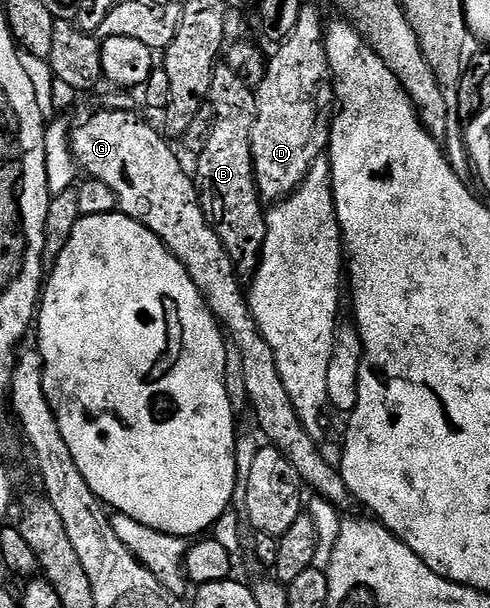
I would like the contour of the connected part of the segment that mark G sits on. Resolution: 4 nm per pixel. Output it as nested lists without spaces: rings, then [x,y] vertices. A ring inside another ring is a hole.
[[[106,107],[100,111],[85,117],[79,125],[75,124],[70,129],[71,152],[75,156],[75,163],[84,173],[87,171],[86,175],[90,179],[105,182],[117,194],[118,211],[141,222],[149,231],[157,234],[157,238],[162,240],[163,245],[182,262],[189,278],[193,278],[193,282],[202,292],[215,319],[225,327],[230,341],[241,350],[241,358],[245,361],[245,390],[251,401],[253,412],[255,408],[255,418],[259,422],[258,431],[264,437],[267,435],[266,439],[291,460],[293,466],[297,468],[303,480],[310,487],[312,484],[315,490],[326,497],[336,508],[346,509],[346,504],[352,503],[353,497],[343,481],[343,473],[336,465],[334,468],[319,453],[319,448],[315,445],[316,441],[307,433],[307,427],[301,422],[293,406],[293,398],[289,390],[285,390],[285,382],[281,382],[281,370],[277,370],[277,358],[273,354],[273,346],[265,342],[265,334],[261,334],[257,326],[257,318],[253,318],[253,310],[248,293],[245,291],[244,281],[235,268],[233,258],[229,258],[221,238],[215,233],[215,227],[205,218],[199,201],[199,189],[196,188],[188,169],[187,172],[183,169],[182,162],[175,157],[175,152],[167,145],[166,138],[157,129],[150,128],[138,116],[138,111],[123,111]]]

